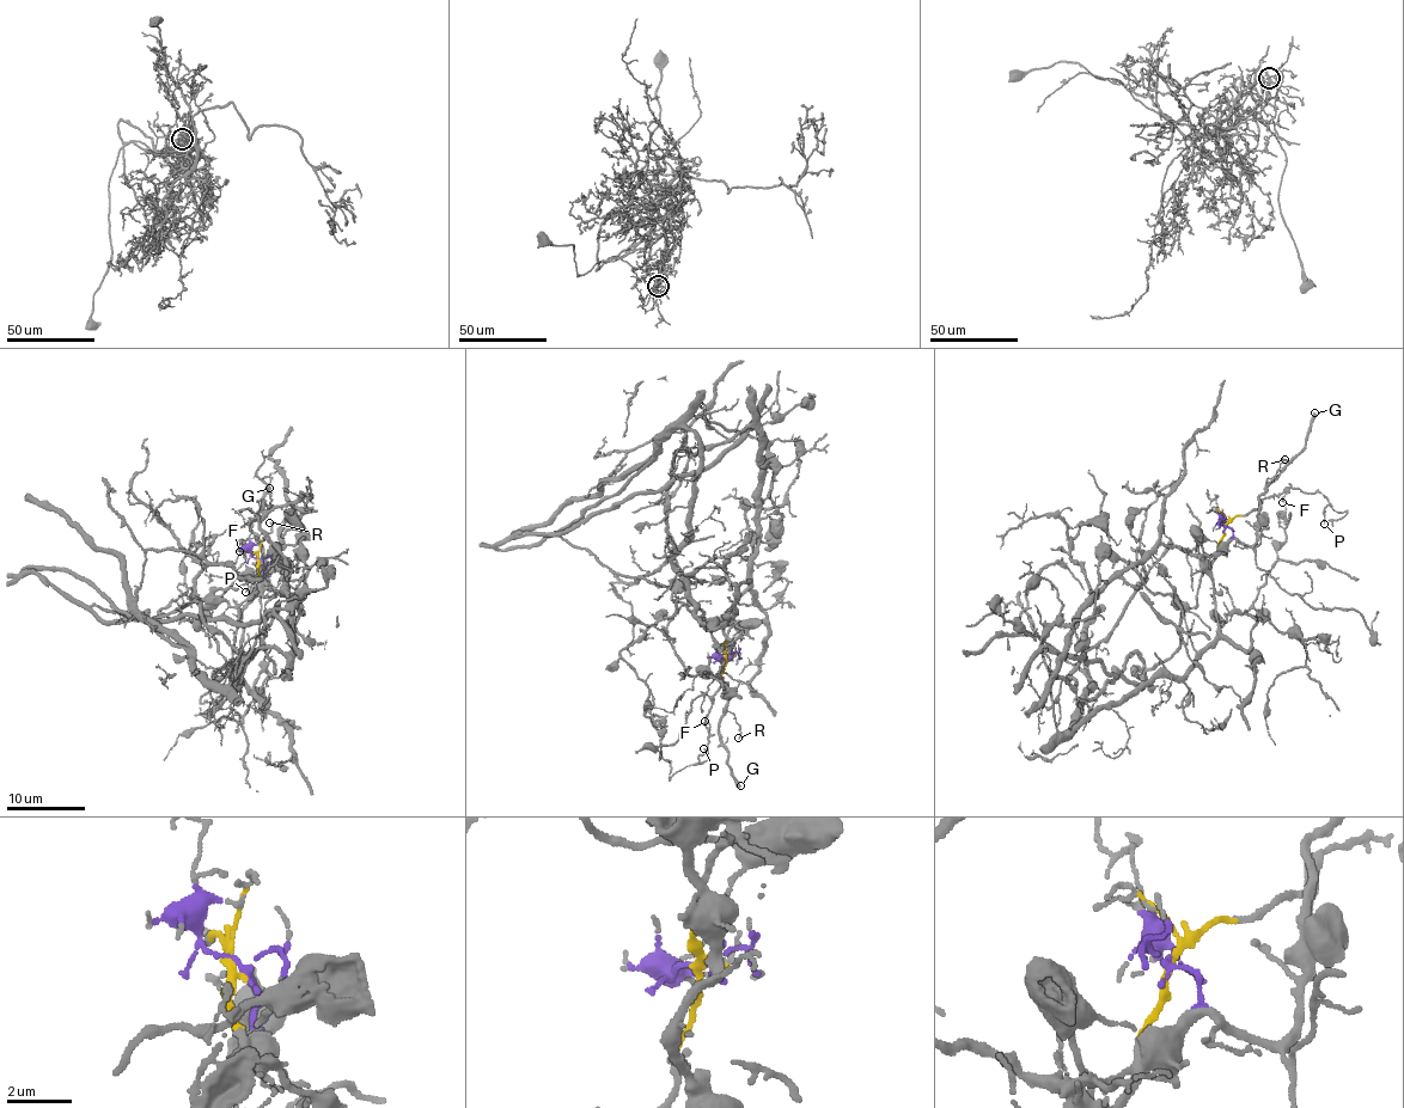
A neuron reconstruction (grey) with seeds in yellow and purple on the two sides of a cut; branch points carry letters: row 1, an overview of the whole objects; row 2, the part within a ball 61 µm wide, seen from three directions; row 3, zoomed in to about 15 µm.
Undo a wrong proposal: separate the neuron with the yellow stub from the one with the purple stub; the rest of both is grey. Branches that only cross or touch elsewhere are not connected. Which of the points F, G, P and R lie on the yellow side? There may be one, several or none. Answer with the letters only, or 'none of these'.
F, P

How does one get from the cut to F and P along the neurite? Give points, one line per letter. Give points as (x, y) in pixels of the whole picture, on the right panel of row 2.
F: (1225, 527), (1258, 508), (1258, 503), (1264, 499), (1285, 490), (1282, 502)
P: (1225, 527), (1258, 508), (1258, 503), (1264, 499), (1289, 489), (1322, 493), (1328, 500), (1323, 524)

